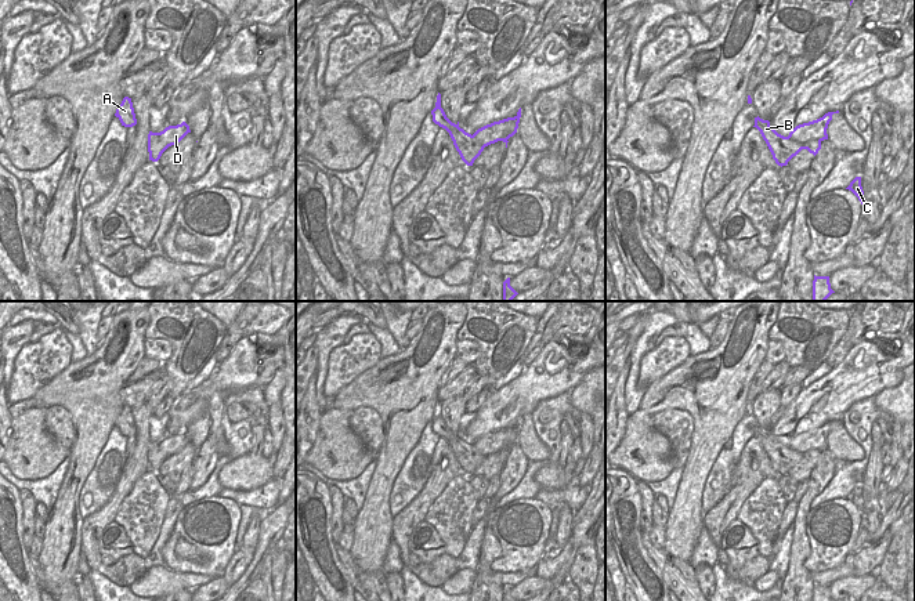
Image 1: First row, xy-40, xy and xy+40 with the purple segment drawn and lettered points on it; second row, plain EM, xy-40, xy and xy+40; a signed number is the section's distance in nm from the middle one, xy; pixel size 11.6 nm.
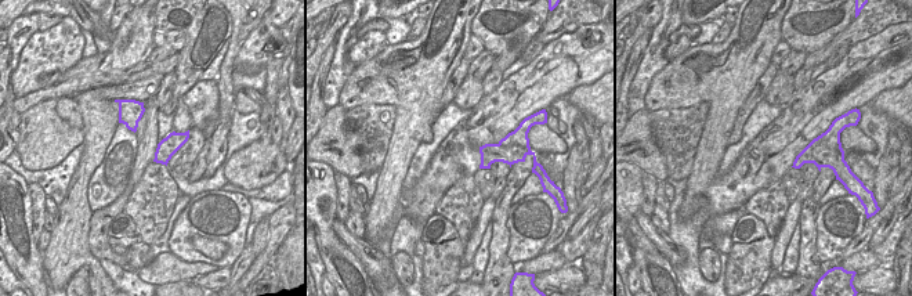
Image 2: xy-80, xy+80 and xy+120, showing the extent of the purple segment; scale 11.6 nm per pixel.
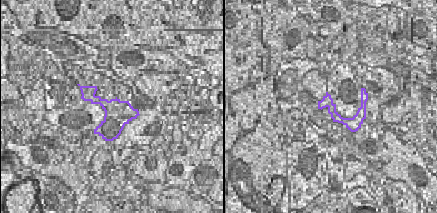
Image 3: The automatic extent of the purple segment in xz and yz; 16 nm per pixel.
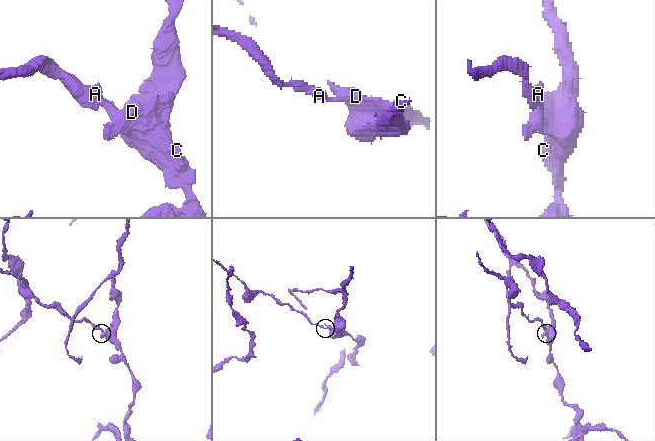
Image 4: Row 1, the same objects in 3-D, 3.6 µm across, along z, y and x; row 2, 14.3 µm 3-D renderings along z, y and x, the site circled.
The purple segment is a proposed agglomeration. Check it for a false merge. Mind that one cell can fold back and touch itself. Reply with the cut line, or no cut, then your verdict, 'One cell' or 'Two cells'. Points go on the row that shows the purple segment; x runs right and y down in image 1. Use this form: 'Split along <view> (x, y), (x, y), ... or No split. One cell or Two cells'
Split along xy+40 (785, 137), (781, 141), (788, 151), (784, 165). Two cells.

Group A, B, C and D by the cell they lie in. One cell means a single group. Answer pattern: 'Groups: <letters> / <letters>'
Groups: A B / C D.

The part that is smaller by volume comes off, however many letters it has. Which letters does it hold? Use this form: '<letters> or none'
A, B.

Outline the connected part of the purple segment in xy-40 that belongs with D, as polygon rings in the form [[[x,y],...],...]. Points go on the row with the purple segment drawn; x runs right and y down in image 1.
[[[182,122],[177,126],[169,126],[163,131],[159,133],[159,138],[169,140],[171,145],[180,142],[188,133],[191,133],[189,126]]]

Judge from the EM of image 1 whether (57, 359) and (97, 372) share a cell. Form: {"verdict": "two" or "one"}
{"verdict": "two"}

